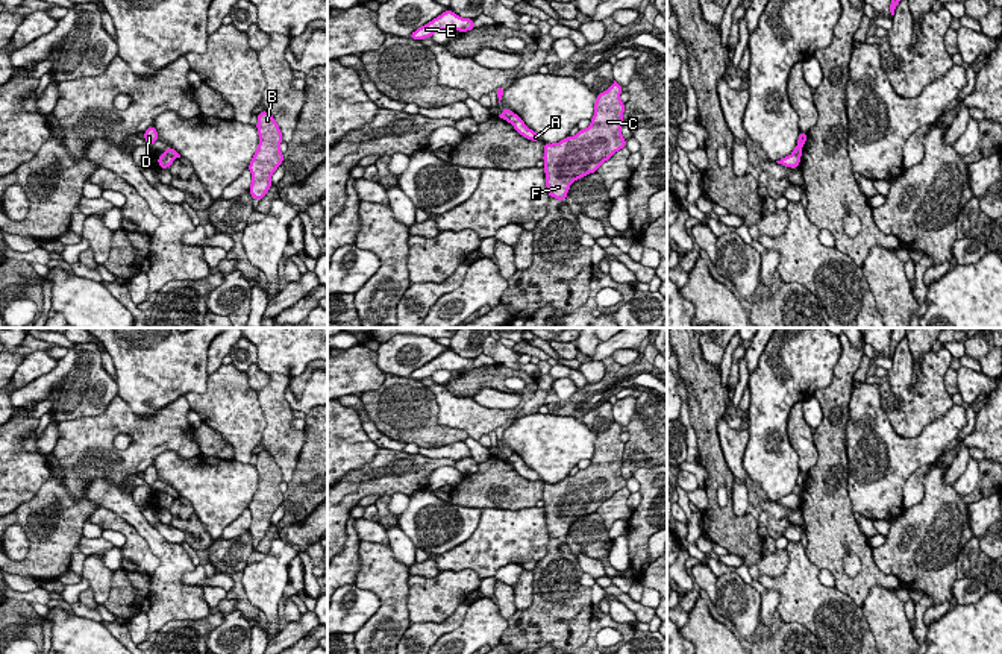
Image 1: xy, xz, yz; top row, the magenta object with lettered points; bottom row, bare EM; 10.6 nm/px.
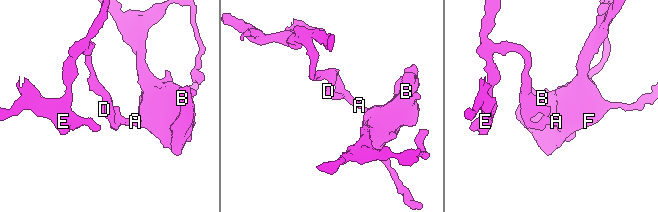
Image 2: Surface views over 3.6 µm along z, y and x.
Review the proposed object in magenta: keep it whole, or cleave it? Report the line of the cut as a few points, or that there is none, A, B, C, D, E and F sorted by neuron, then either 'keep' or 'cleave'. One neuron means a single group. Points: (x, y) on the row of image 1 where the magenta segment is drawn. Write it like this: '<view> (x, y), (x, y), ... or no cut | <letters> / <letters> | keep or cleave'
xy (165, 152), (175, 158) | A B C F / D E | cleave

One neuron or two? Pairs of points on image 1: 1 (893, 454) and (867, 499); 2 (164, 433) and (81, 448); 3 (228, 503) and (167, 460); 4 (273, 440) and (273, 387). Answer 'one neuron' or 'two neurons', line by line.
1: one neuron
2: one neuron
3: one neuron
4: one neuron

